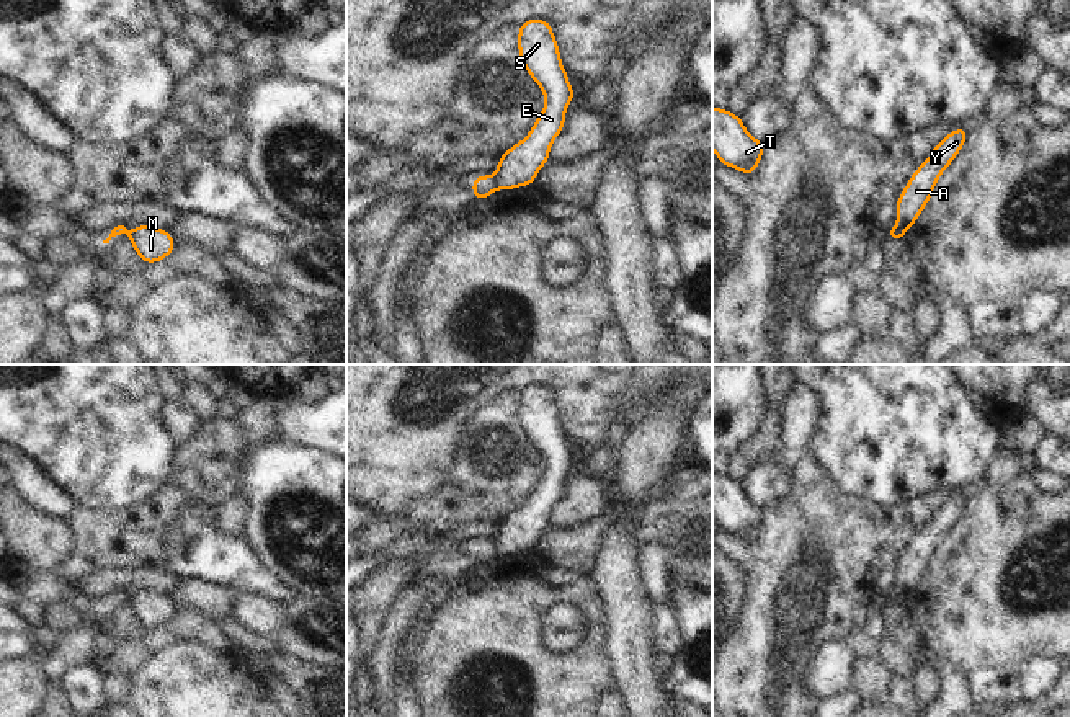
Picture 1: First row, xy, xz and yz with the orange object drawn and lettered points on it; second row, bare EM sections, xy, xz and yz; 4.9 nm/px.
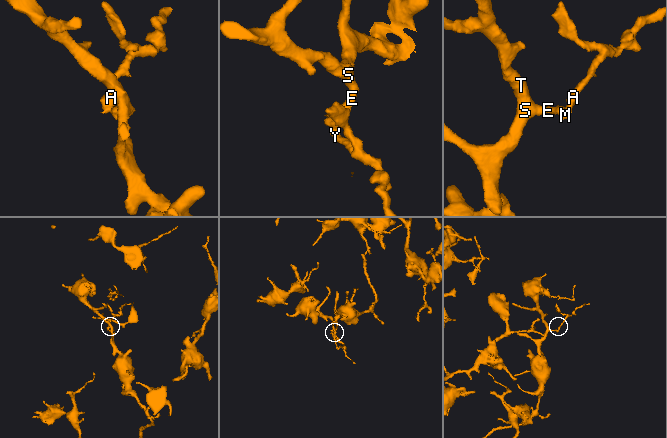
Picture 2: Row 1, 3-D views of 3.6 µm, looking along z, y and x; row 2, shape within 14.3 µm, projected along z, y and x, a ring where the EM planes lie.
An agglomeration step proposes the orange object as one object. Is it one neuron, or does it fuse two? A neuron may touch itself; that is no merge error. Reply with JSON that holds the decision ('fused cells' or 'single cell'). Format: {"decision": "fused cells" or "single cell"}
{"decision": "fused cells"}

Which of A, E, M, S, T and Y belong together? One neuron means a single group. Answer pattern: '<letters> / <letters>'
A Y / E M S T

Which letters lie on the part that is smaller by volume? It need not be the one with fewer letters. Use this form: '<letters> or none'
A, Y

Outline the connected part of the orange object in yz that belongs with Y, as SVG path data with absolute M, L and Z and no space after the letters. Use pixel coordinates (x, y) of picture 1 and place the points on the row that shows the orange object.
M964 127L949 132L933 147L931 155L910 176L895 203L897 222L892 232L898 240L903 240L907 229L916 222L921 211L926 207L941 173L952 163L964 147L965 139L967 131Z

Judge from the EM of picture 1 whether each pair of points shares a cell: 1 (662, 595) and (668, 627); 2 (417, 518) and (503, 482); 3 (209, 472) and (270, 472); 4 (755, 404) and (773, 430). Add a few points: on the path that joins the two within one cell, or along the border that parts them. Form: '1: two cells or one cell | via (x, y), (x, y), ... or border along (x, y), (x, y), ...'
1: one cell | via (662, 603), (664, 619)
2: one cell | via (438, 513), (456, 507), (482, 485)
3: two cells | border along (249, 448), (244, 454), (244, 472), (236, 494)
4: two cells | border along (765, 381), (766, 420), (740, 448)

